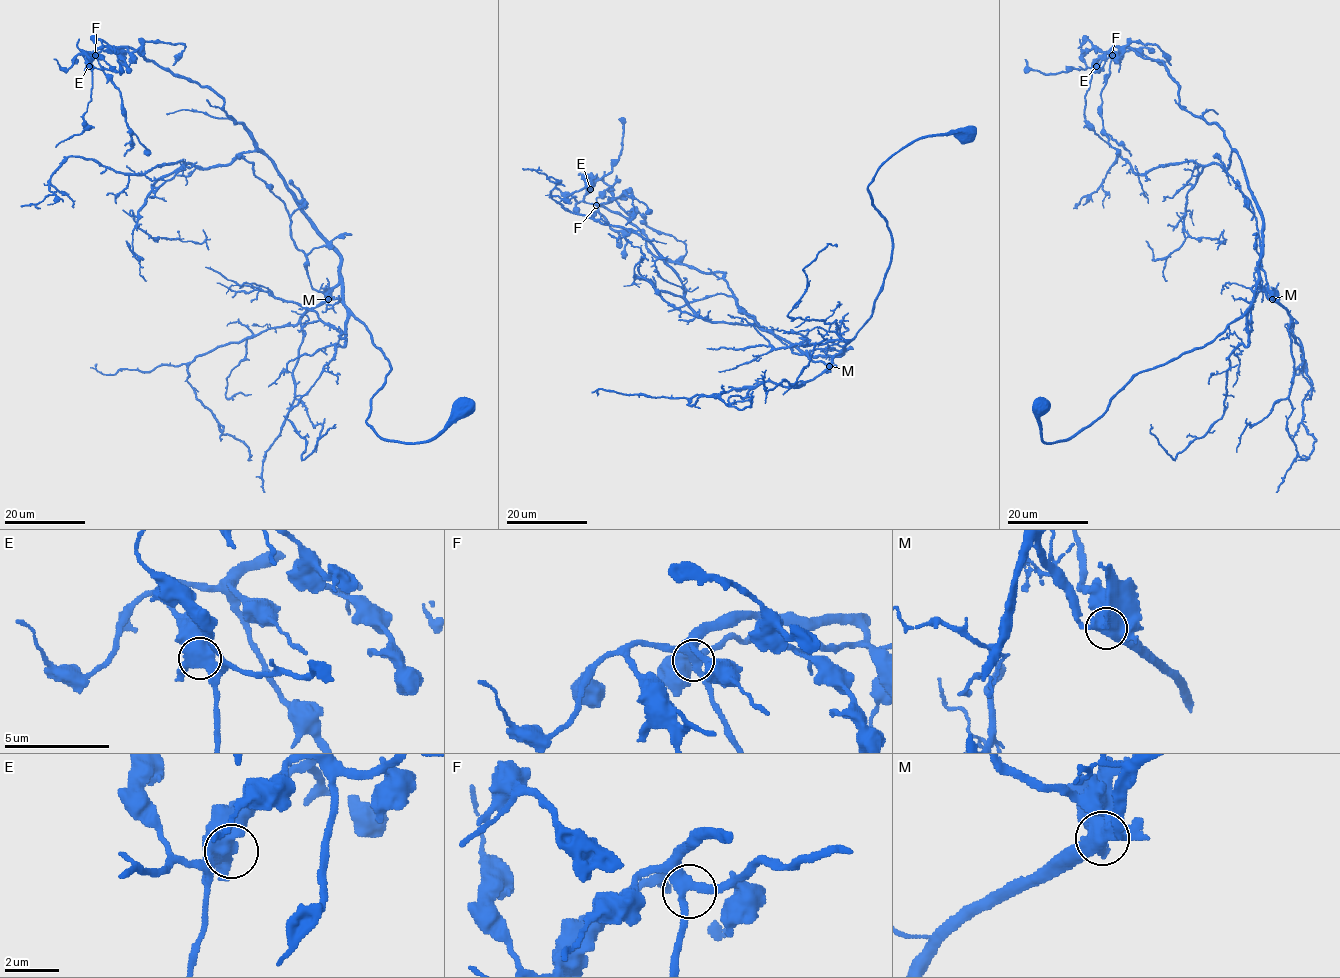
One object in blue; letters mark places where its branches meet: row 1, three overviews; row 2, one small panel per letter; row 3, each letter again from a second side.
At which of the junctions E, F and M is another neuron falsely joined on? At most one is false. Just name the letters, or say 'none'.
none

